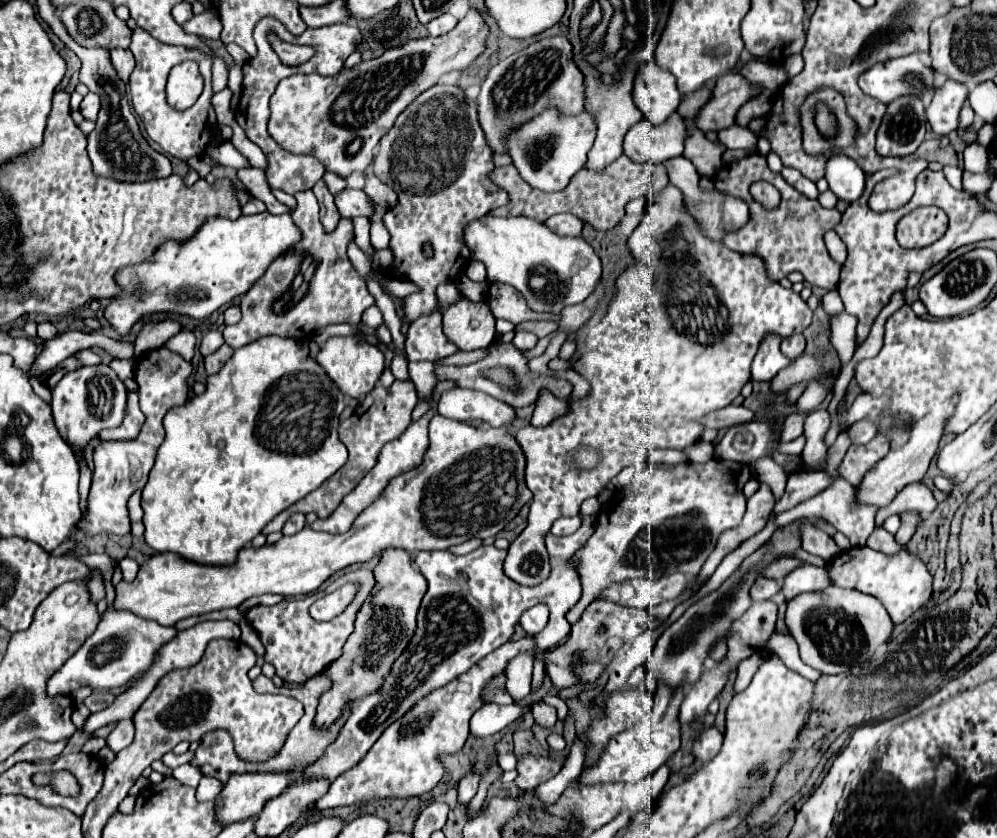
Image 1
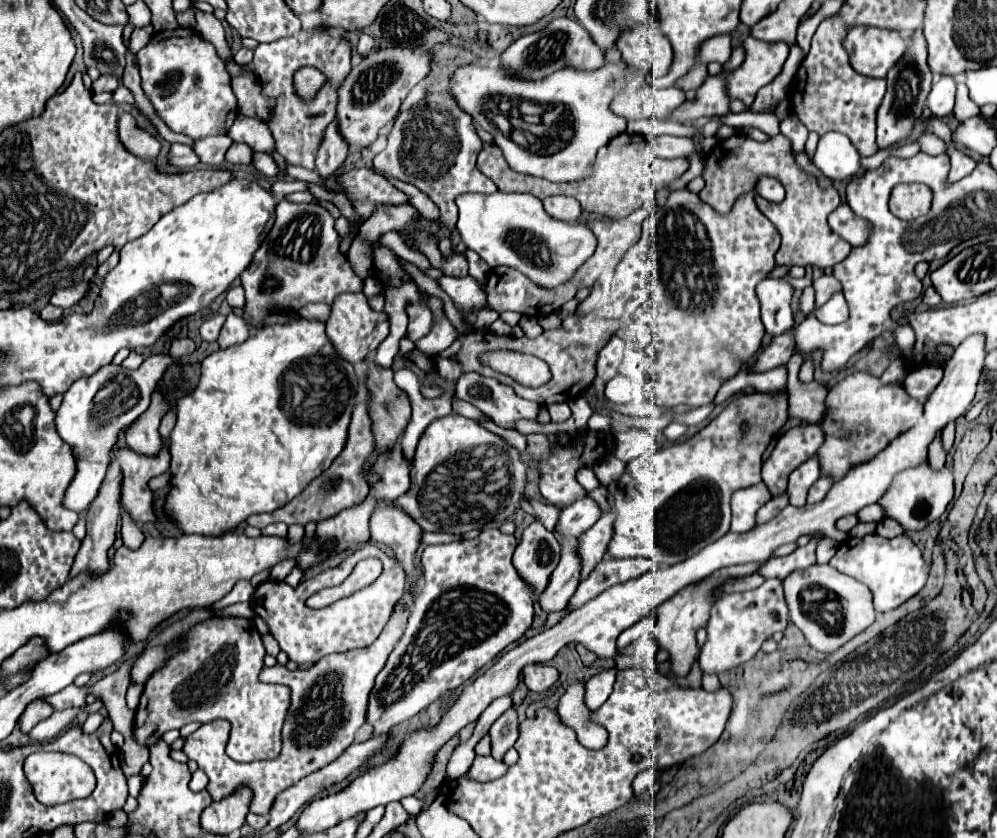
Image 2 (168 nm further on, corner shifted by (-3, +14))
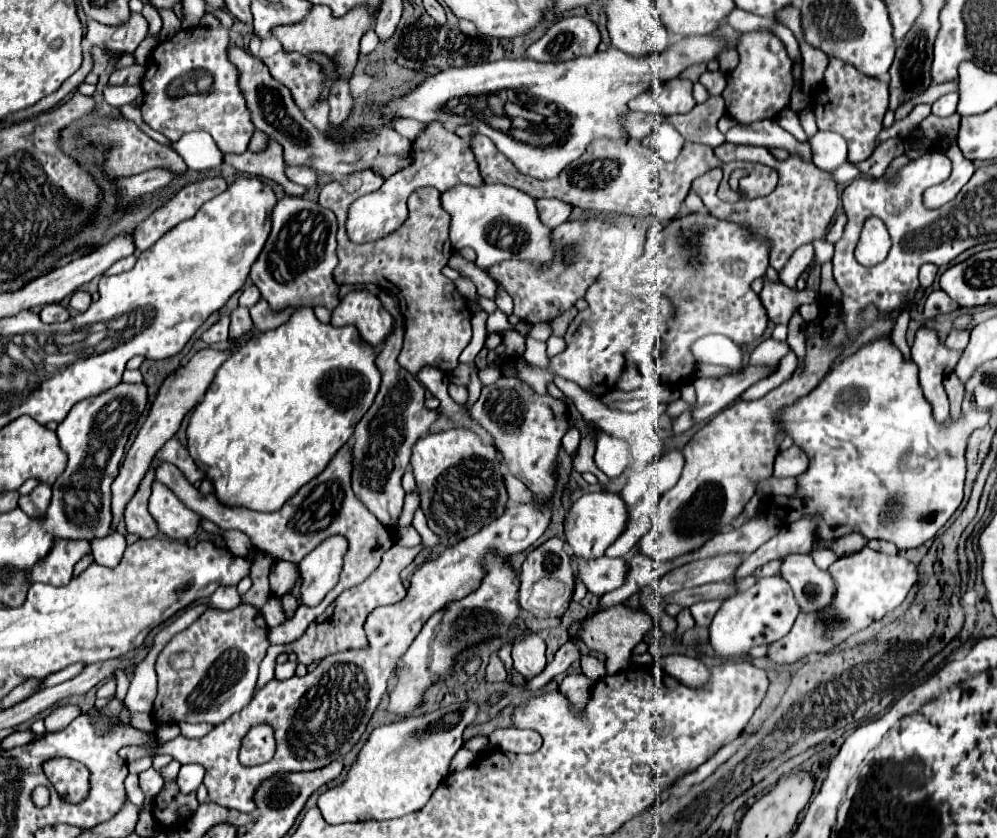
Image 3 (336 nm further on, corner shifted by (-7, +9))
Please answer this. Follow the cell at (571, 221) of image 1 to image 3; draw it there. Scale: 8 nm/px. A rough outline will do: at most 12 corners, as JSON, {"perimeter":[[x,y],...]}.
{"perimeter":[[538,199],[540,221],[550,229],[568,221],[568,203]]}

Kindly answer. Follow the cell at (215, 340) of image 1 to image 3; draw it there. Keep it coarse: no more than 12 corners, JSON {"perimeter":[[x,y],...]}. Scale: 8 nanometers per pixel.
{"perimeter":[[228,317],[216,321],[202,333],[208,345],[228,339]]}

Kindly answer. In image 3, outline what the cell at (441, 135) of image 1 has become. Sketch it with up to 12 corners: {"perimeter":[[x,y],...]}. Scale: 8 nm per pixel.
{"perimeter":[[430,123],[414,163],[348,210],[354,243],[388,237],[420,187],[446,191],[482,177],[468,141]]}

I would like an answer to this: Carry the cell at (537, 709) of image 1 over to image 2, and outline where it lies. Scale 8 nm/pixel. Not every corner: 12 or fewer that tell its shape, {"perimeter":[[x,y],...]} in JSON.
{"perimeter":[[528,664],[528,690],[544,694],[558,680],[558,670],[546,664]]}

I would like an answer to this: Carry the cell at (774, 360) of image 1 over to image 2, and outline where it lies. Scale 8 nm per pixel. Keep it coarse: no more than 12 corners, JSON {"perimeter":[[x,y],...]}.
{"perimeter":[[762,280],[756,294],[772,338],[794,328],[794,288]]}

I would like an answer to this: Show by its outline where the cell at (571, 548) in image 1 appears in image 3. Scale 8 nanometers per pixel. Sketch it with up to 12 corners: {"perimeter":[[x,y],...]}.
{"perimeter":[[504,473],[512,503],[532,501],[532,493],[512,473]]}

